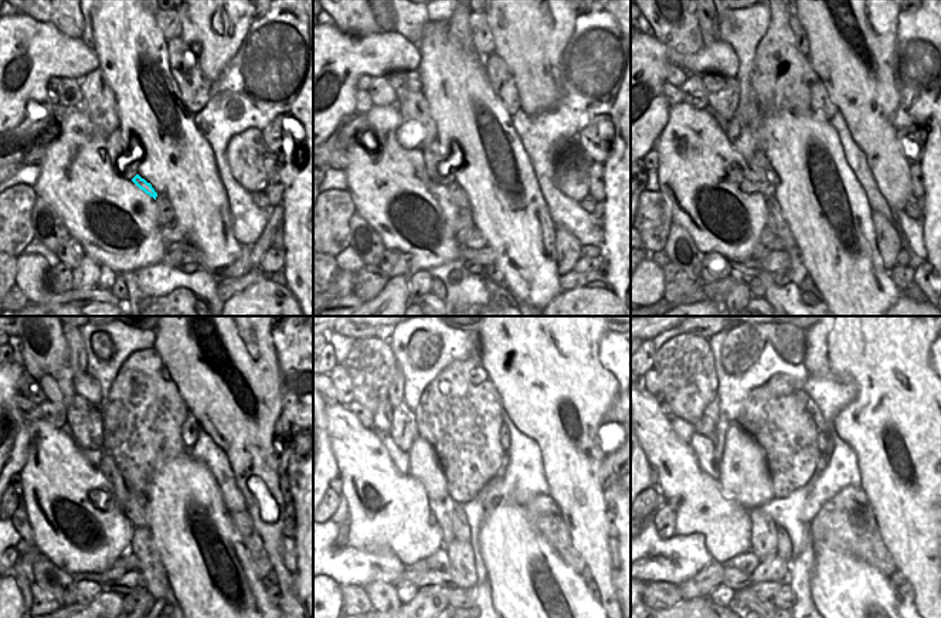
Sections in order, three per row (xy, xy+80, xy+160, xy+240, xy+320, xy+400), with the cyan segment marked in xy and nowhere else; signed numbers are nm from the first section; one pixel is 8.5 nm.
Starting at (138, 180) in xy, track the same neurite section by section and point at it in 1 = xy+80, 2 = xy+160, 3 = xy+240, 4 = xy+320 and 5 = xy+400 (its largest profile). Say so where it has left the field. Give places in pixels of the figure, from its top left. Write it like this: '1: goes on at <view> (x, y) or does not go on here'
1: goes on at xy+80 (458, 193)
2: goes on at xy+160 (777, 224)
3: goes on at xy+240 (142, 546)
4: goes on at xy+320 (462, 570)
5: goes on at xy+400 (773, 567)

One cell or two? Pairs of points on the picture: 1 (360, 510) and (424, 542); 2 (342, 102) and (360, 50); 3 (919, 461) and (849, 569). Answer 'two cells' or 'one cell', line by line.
1: one cell
2: one cell
3: two cells

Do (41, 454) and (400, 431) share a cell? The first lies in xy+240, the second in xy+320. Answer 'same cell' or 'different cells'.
different cells

